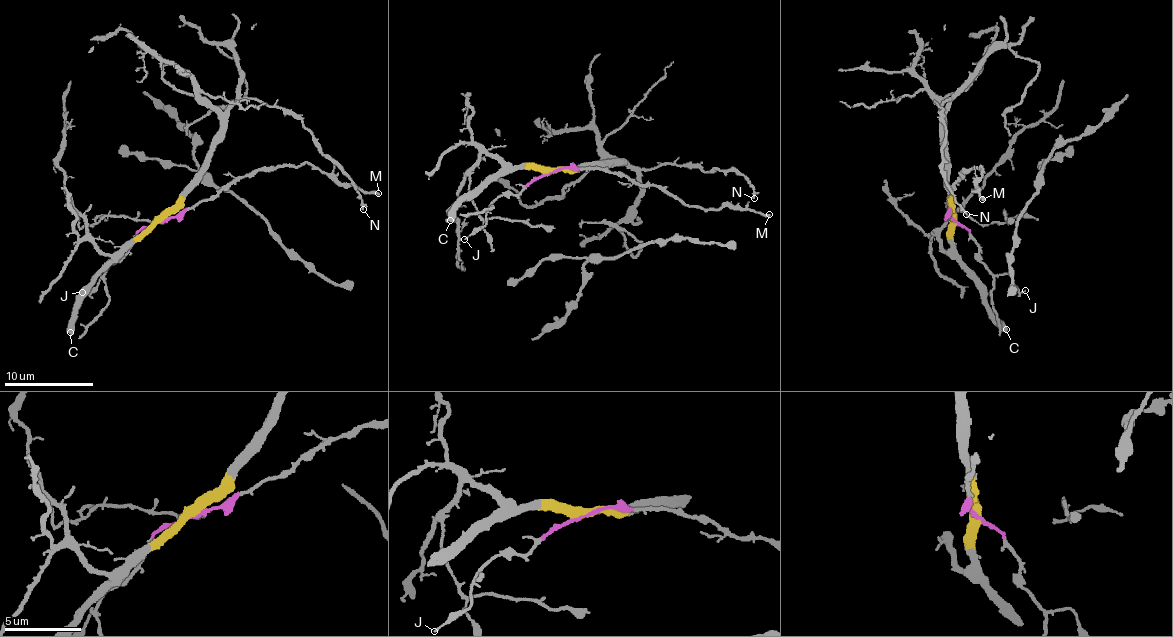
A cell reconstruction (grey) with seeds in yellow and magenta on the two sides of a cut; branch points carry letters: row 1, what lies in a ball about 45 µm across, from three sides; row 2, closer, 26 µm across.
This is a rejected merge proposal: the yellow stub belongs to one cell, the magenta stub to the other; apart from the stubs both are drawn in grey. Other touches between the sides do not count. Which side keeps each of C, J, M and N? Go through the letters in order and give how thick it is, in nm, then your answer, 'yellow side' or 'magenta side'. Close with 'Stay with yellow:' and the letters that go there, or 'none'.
C: 550 nm thick; yellow side
J: 100 nm thick; magenta side
M: 240 nm thick; magenta side
N: 170 nm thick; yellow side
Stay with yellow: C, N

